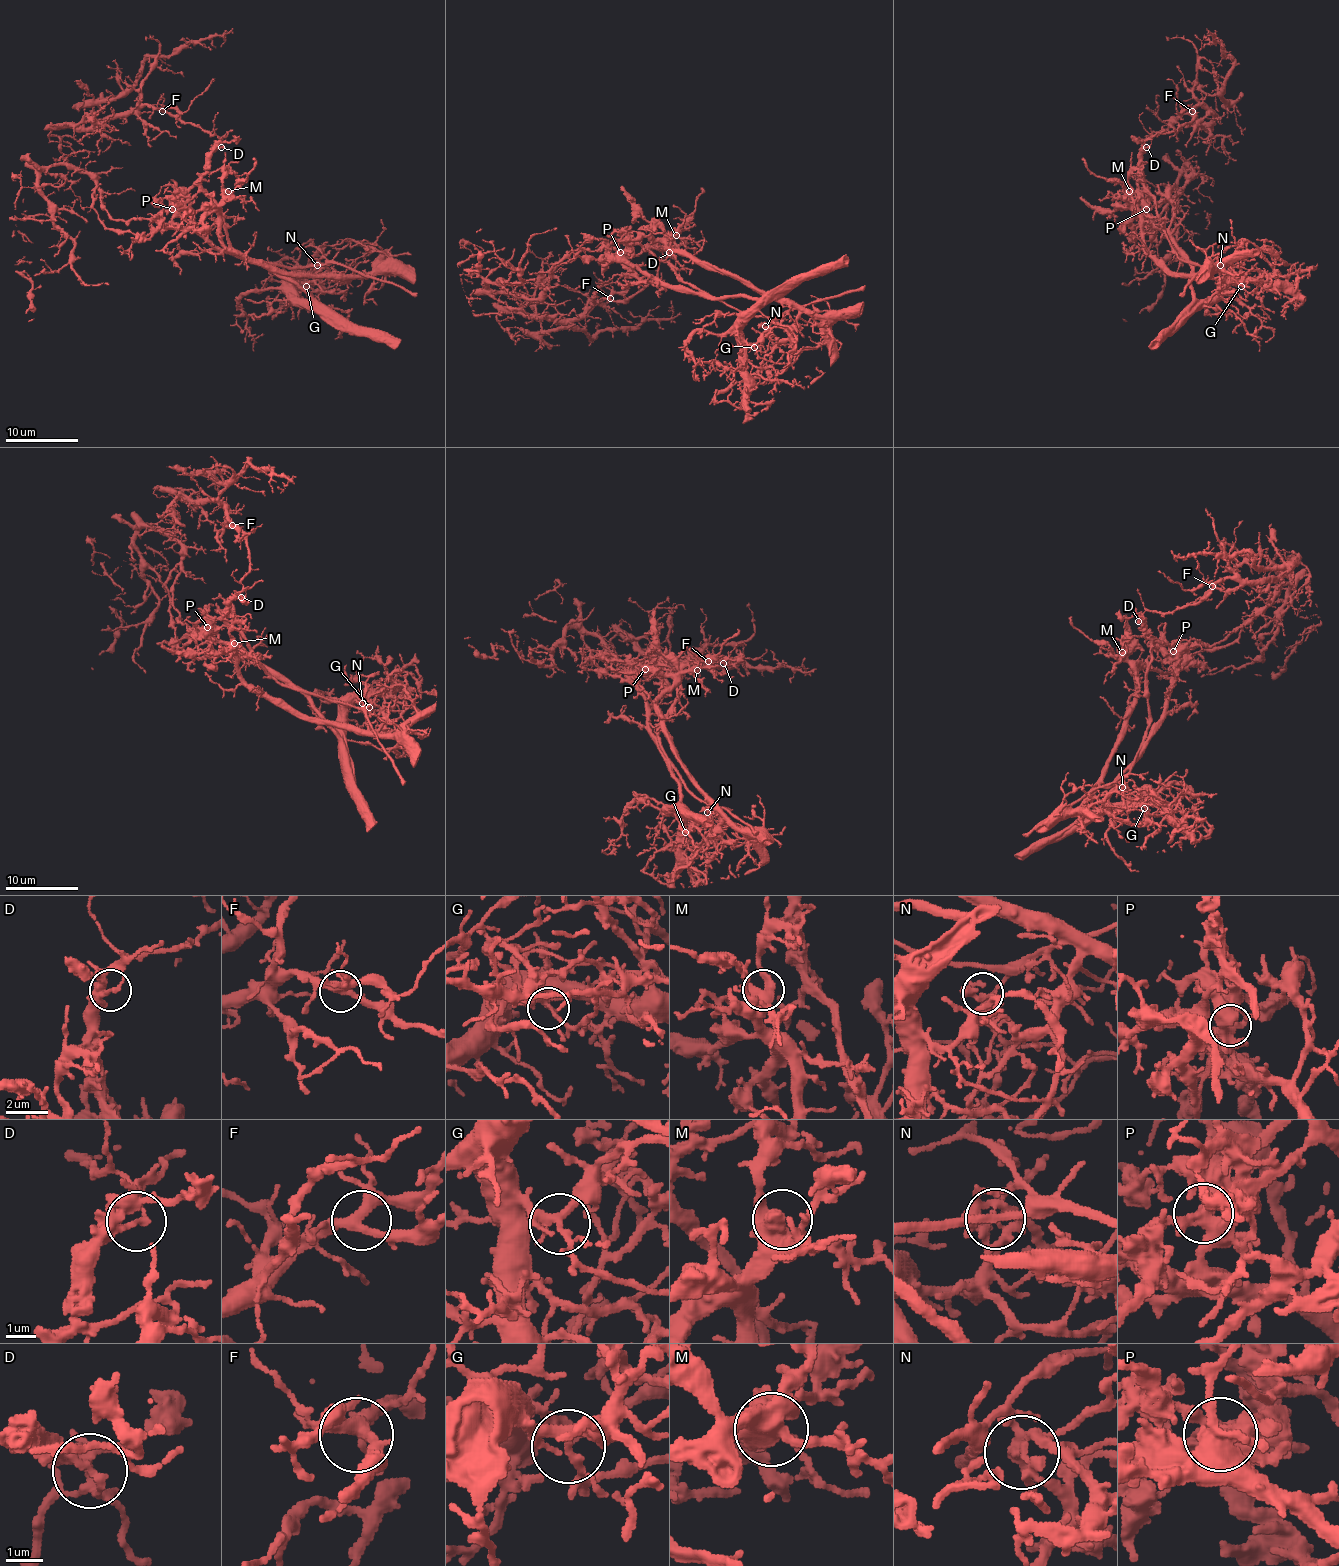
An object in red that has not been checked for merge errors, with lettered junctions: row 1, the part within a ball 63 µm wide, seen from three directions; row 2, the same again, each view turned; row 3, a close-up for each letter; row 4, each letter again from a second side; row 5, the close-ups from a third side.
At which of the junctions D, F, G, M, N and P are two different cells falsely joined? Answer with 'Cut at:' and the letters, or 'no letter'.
Cut at: D, N, P

